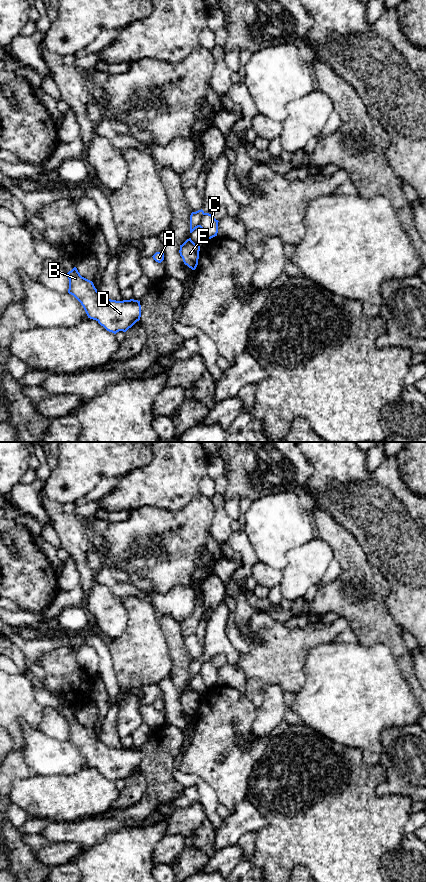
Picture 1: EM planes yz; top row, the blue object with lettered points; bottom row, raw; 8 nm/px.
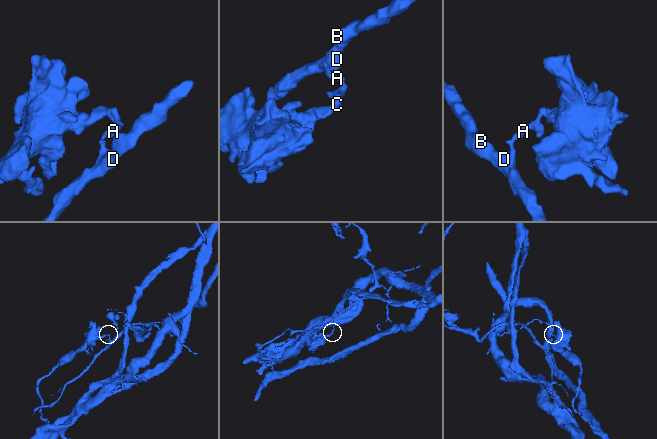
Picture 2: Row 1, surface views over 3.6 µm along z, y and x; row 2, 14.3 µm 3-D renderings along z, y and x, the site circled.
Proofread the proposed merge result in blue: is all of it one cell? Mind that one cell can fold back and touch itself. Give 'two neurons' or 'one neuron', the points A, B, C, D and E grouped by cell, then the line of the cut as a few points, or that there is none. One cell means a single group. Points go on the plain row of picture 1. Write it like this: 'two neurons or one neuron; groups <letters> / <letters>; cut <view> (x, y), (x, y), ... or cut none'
two neurons; groups A B D E / C; cut yz (204, 661), (198, 674)

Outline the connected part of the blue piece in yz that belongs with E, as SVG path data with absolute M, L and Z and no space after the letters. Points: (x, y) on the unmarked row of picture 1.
M191 686L180 693L180 704L182 705L184 712L192 718L195 718L198 713L199 699L200 694L195 692Z

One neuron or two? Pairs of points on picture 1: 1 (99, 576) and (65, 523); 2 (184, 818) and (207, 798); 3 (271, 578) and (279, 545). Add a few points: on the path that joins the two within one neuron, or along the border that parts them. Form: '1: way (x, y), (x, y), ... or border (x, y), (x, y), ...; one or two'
1: border (95, 572), (93, 582); two
2: border (199, 801), (207, 817); two
3: border (258, 560), (281, 571); two

